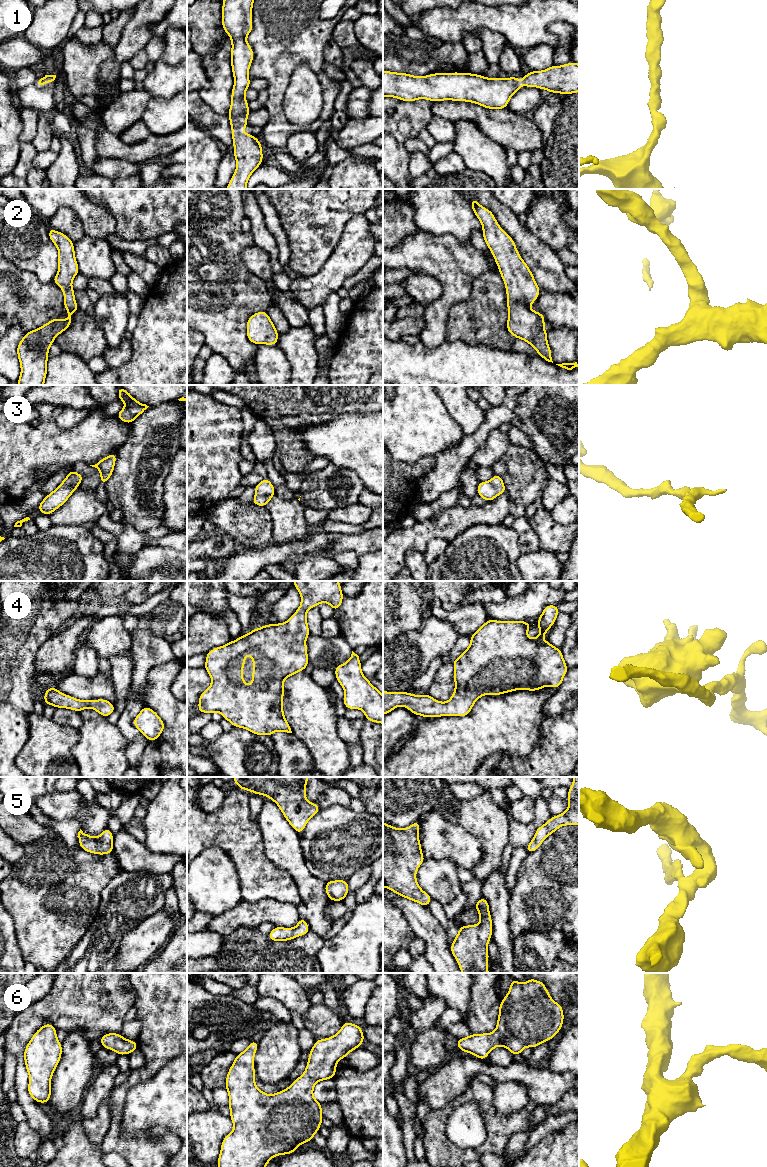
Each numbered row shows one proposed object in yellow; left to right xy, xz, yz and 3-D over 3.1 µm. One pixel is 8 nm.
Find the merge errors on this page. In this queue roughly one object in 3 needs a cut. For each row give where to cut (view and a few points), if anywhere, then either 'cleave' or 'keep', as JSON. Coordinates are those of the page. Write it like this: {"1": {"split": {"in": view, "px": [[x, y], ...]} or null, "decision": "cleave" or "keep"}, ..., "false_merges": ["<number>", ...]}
{"1": {"split": null, "decision": "keep"}, "2": {"split": null, "decision": "keep"}, "3": {"split": null, "decision": "keep"}, "4": {"split": null, "decision": "keep"}, "5": {"split": null, "decision": "keep"}, "6": {"split": null, "decision": "keep"}, "false_merges": []}

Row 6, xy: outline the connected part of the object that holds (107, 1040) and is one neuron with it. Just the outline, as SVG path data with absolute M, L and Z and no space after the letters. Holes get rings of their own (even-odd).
M107 1033L100 1037L102 1048L111 1049L119 1056L131 1052L138 1048L138 1043L122 1037L119 1033Z

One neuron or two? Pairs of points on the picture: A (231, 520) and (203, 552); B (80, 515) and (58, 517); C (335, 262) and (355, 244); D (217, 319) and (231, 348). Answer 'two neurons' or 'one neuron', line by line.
A: two neurons
B: one neuron
C: one neuron
D: one neuron

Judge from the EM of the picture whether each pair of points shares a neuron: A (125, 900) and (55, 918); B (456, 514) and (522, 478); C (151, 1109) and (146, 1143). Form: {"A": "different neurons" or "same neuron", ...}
{"A": "different neurons", "B": "different neurons", "C": "different neurons"}

